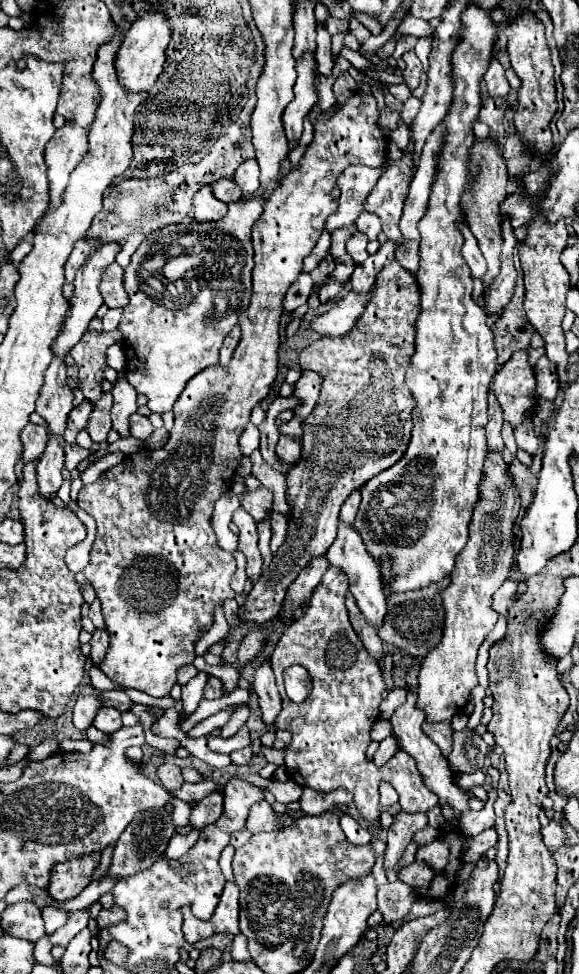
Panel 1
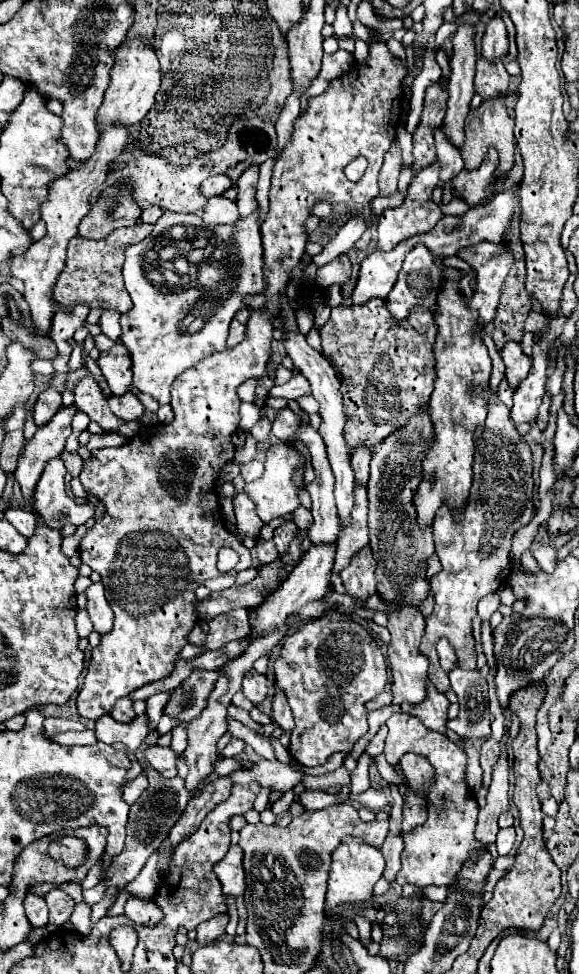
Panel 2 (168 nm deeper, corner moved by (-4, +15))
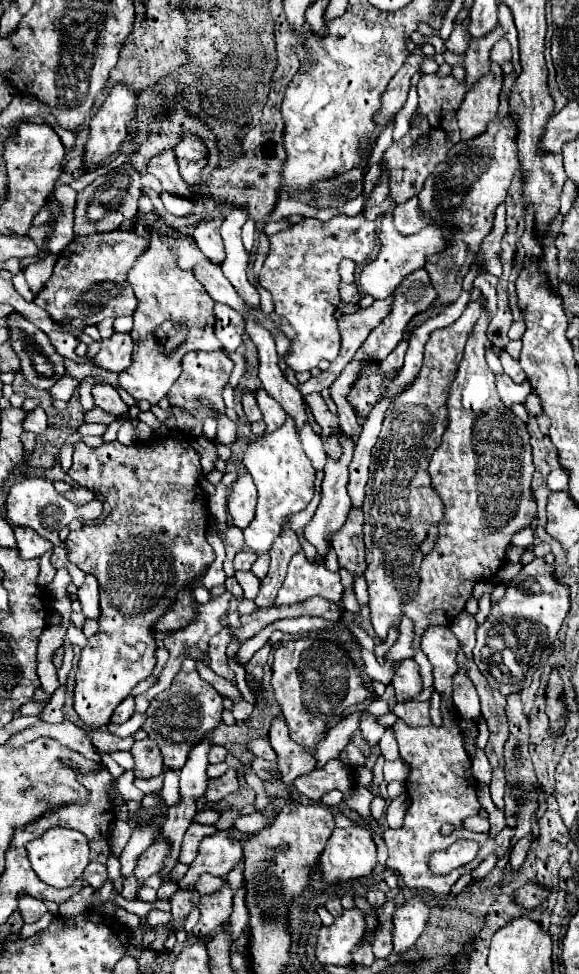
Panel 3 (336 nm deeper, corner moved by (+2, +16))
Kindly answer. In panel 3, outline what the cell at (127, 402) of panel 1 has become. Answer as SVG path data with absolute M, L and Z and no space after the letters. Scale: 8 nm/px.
M113 334L111 338L99 340L99 344L101 344L101 350L93 358L97 368L119 374L131 364L133 340L129 334Z

